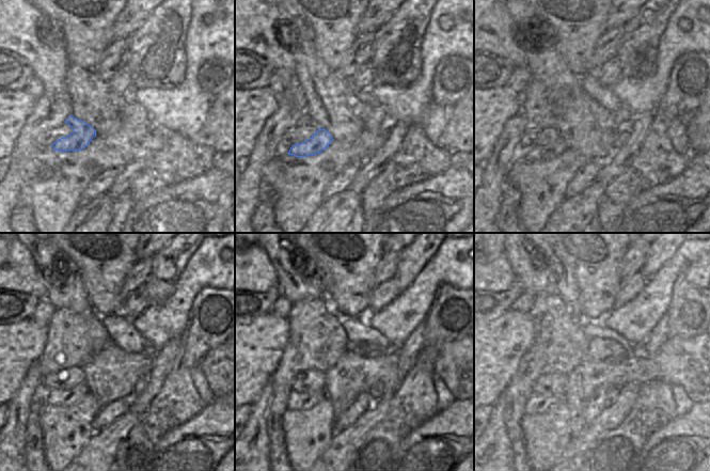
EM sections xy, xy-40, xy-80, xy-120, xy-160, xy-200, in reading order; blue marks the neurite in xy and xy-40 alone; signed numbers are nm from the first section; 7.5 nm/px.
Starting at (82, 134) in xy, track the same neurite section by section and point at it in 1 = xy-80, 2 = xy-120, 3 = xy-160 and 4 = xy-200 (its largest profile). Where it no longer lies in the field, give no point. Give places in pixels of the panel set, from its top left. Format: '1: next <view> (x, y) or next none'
1: next xy-80 (552, 151)
2: next xy-120 (64, 397)
3: next xy-160 (297, 401)
4: next xy-200 (536, 403)

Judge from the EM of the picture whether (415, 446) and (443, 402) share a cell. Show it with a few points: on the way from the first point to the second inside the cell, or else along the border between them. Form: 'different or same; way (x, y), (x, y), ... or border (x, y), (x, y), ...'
different; border (455, 399), (440, 410)

